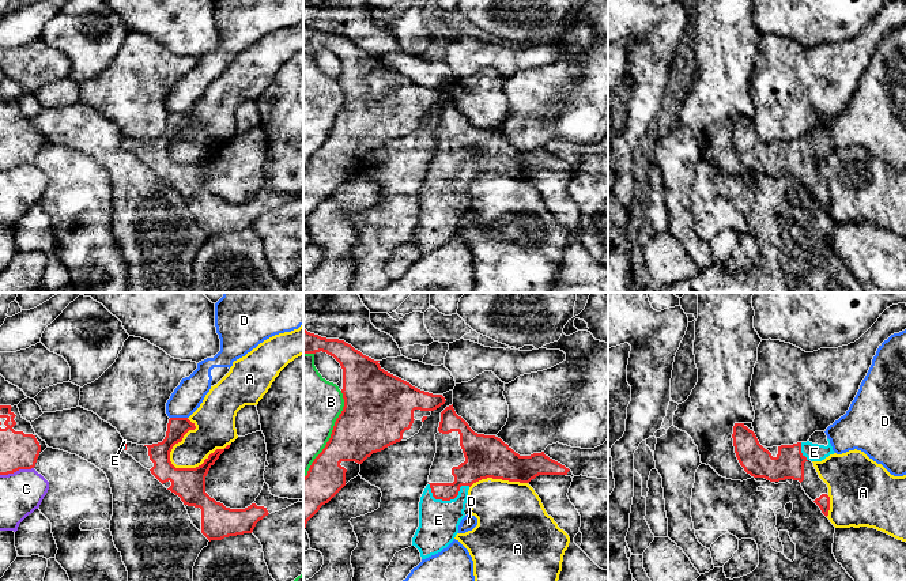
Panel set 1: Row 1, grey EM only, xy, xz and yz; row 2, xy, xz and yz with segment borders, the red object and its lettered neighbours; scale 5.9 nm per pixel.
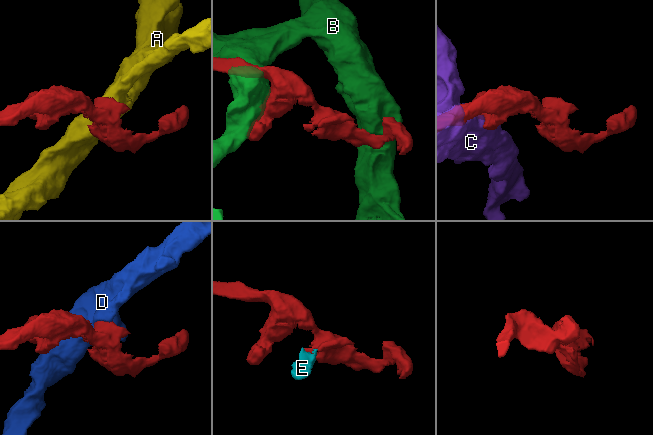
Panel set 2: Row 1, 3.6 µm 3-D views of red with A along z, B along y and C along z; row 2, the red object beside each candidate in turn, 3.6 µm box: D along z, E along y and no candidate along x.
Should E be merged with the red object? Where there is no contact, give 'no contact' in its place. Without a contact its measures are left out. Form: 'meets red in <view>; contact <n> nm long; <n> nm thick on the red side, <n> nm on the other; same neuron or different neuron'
meets red in xz; contact 240 nm long; 150 nm thick on the red side, 240 nm on the other; same neuron

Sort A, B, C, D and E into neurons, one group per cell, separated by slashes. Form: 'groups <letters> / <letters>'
groups A / B / C / D / E

